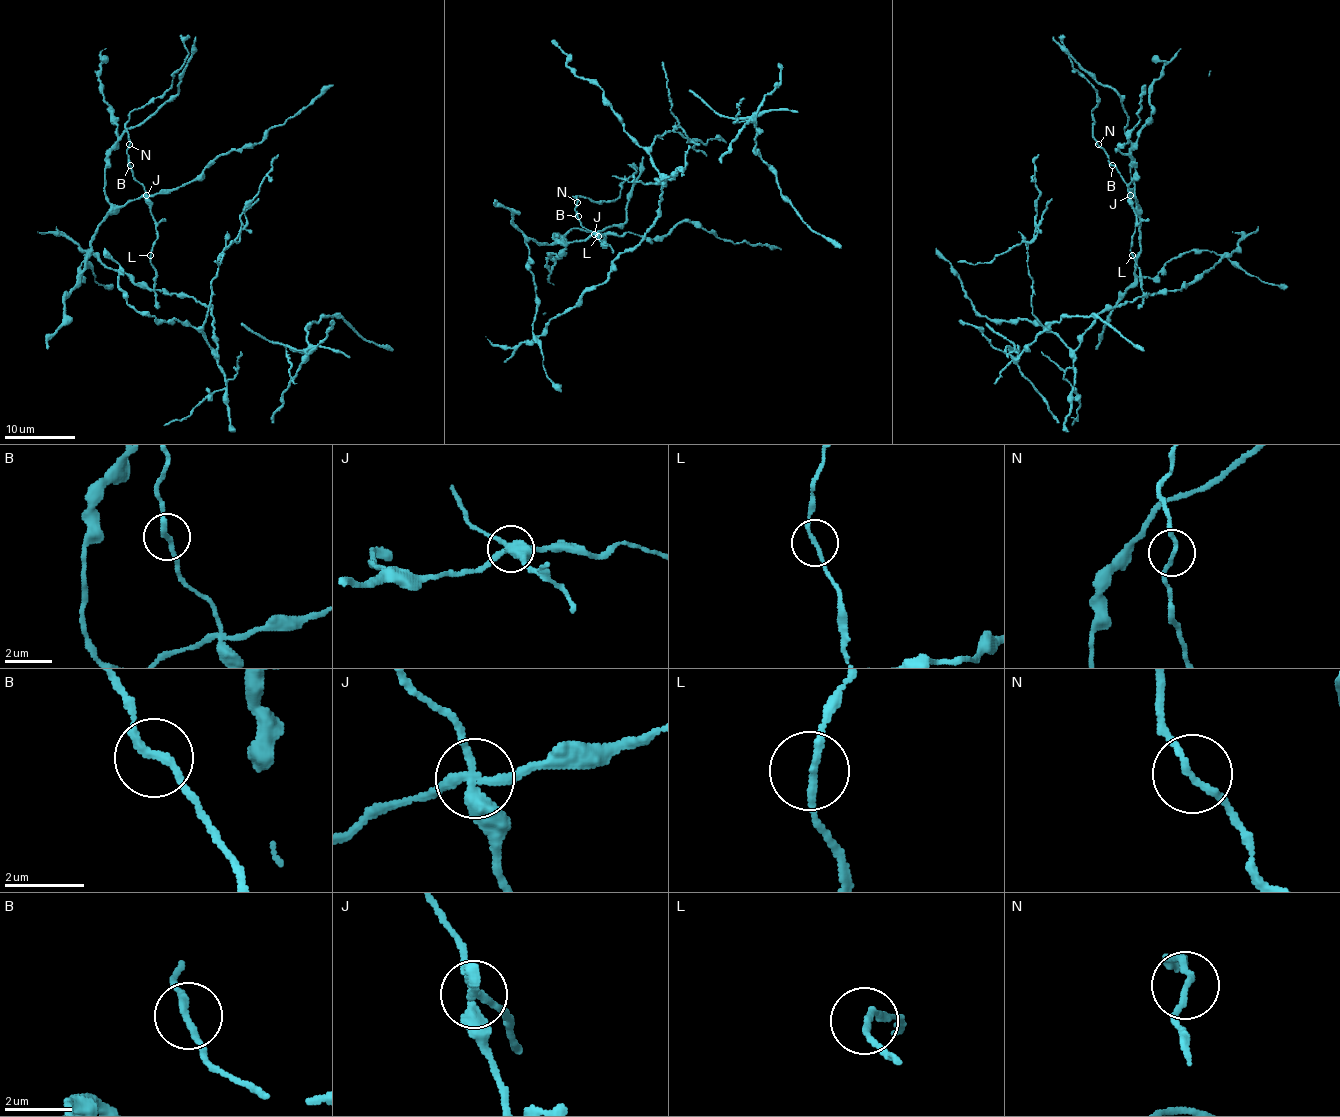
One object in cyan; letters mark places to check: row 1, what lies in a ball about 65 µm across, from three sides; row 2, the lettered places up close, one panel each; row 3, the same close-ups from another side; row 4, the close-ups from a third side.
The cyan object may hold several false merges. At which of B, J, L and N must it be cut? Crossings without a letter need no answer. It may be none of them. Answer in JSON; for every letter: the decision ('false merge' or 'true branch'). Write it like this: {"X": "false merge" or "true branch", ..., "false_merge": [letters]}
{"B": "true branch", "J": "false merge", "L": "true branch", "N": "false merge", "false_merge": ["J", "N"]}

